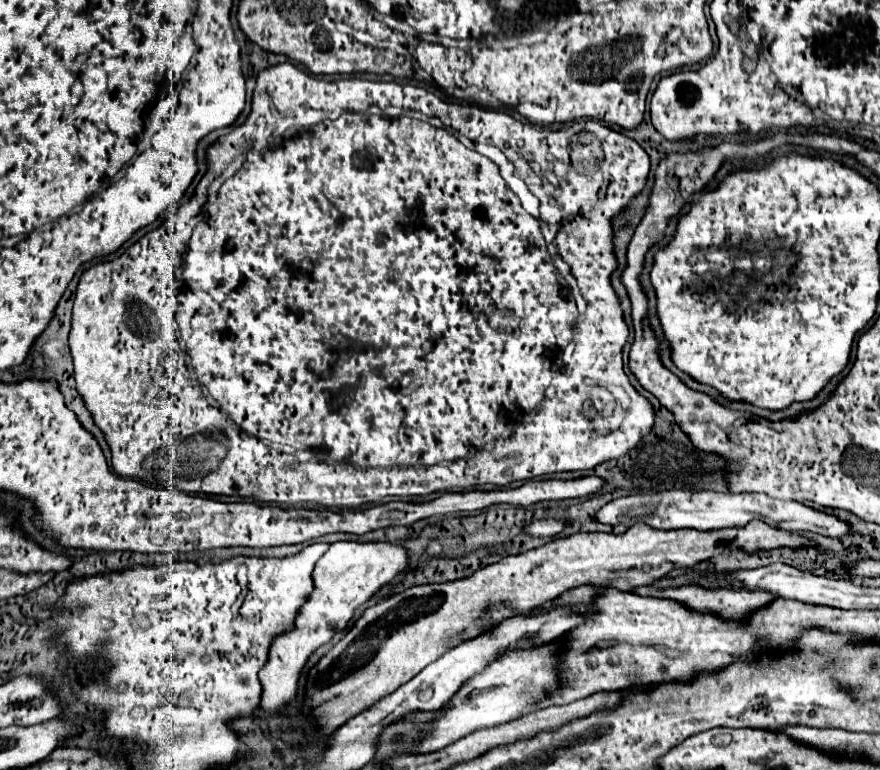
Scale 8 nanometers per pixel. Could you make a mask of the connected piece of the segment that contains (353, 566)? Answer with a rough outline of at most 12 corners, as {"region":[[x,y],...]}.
{"region":[[336,542],[260,670],[260,706],[296,696],[298,672],[356,606],[408,568],[386,542]]}

